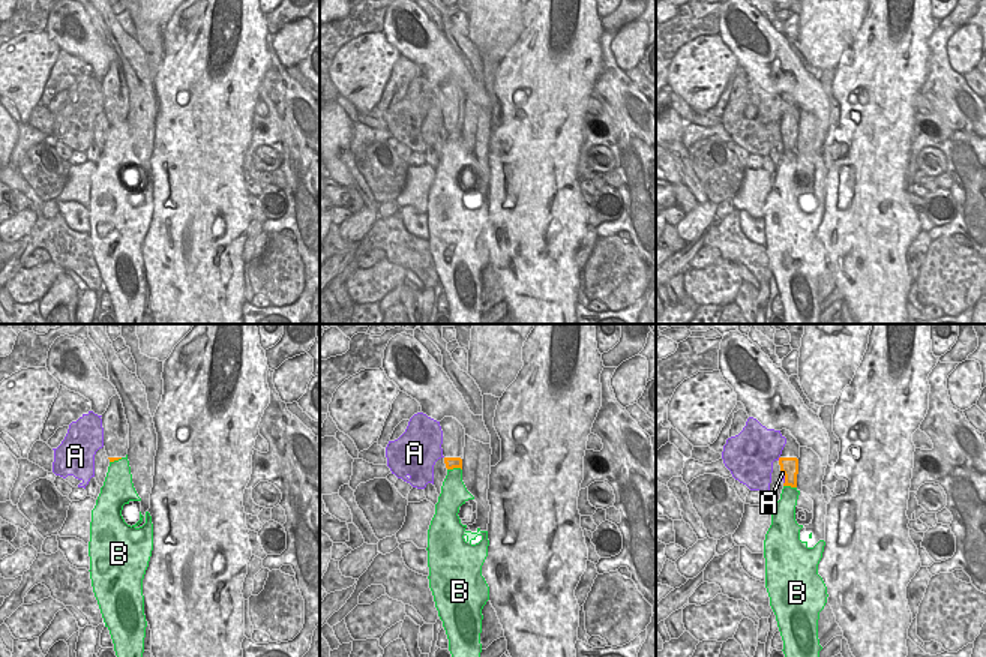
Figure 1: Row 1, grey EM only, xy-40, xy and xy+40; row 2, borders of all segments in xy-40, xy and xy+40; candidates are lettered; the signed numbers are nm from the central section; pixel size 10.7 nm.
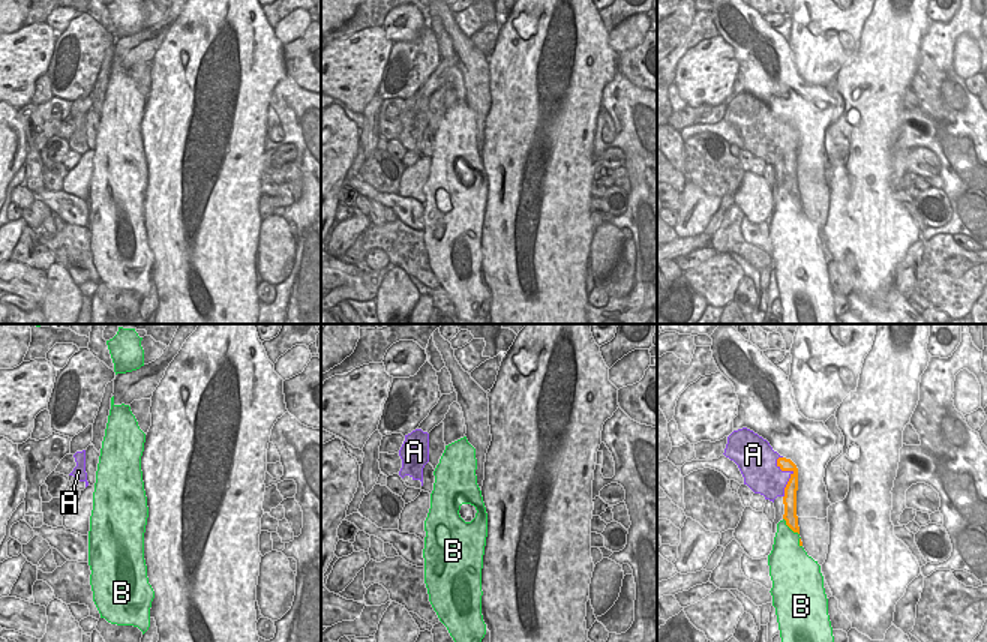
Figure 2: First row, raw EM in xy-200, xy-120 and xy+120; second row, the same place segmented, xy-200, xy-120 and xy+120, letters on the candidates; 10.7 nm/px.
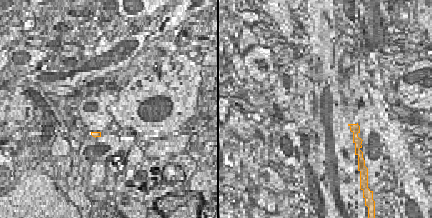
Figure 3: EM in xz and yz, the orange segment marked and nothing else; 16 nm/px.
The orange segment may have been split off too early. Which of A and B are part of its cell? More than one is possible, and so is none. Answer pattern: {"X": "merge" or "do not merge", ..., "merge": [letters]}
{"A": "do not merge", "B": "do not merge", "merge": []}

